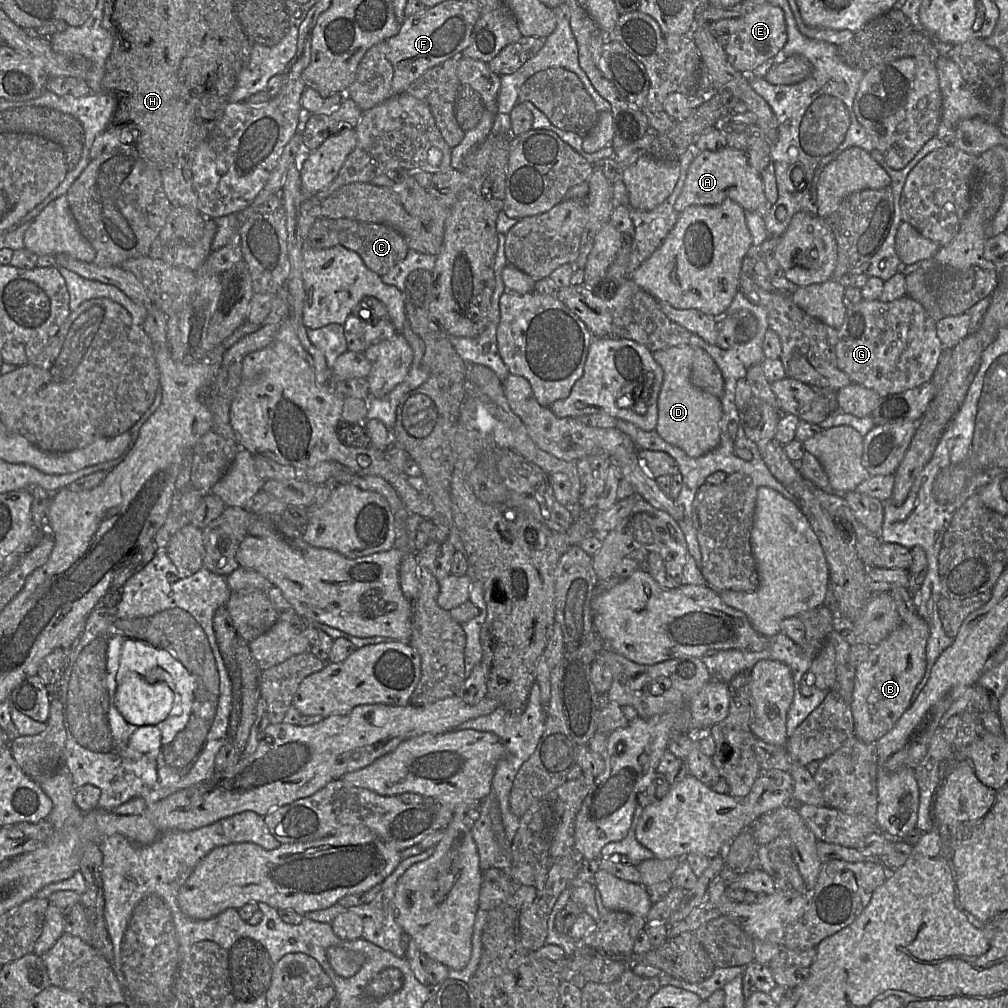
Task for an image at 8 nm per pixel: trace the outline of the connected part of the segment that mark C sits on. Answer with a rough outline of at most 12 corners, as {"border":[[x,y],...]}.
{"border":[[314,221],[314,249],[342,245],[383,276],[402,261],[405,237],[384,223]]}

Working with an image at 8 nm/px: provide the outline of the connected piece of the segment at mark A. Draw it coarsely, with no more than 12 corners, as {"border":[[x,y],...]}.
{"border":[[696,152],[675,210],[727,198],[766,215],[762,179],[743,152]]}

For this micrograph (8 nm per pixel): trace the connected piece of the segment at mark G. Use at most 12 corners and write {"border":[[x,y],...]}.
{"border":[[907,295],[861,300],[836,357],[880,398],[931,381],[943,345]]}

